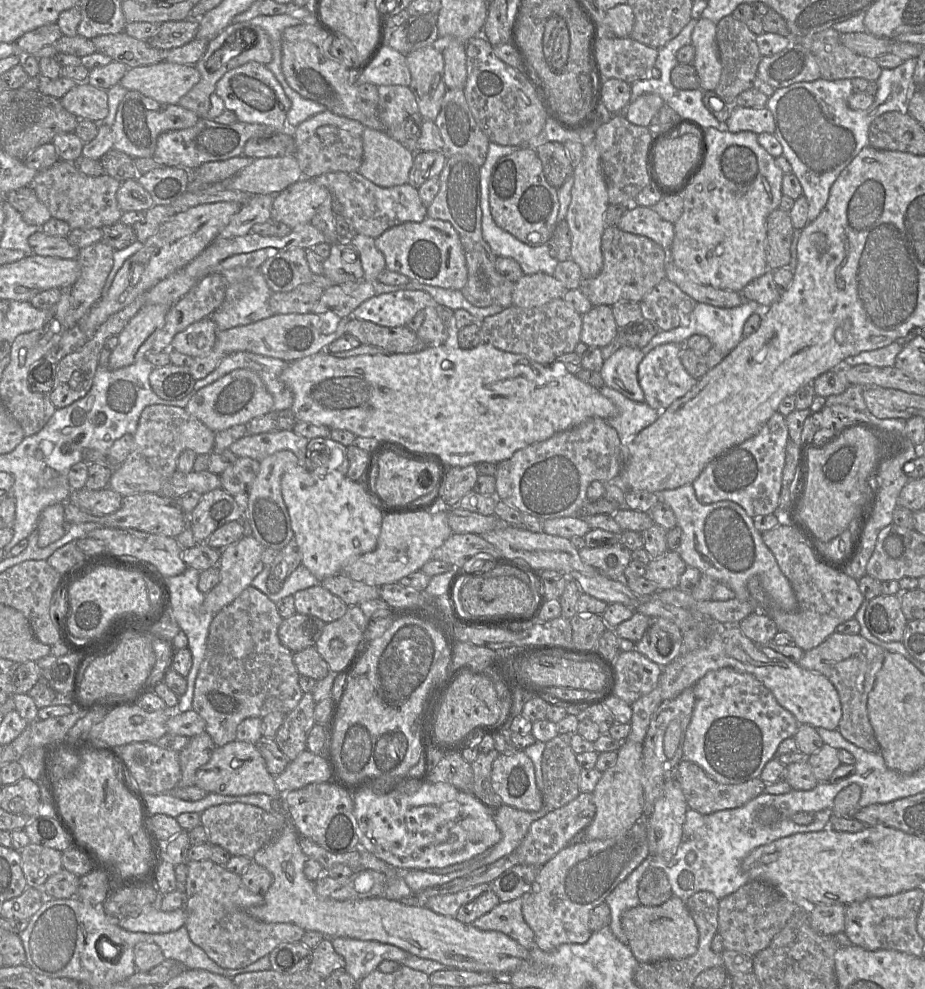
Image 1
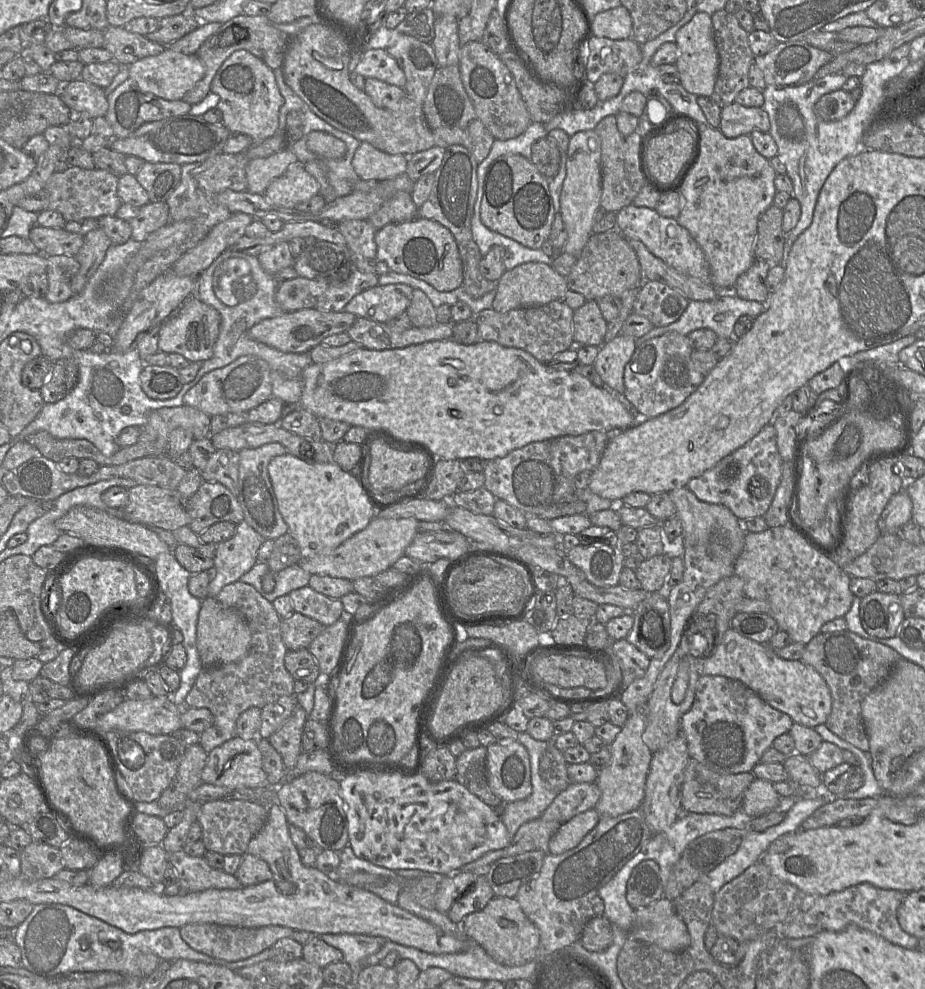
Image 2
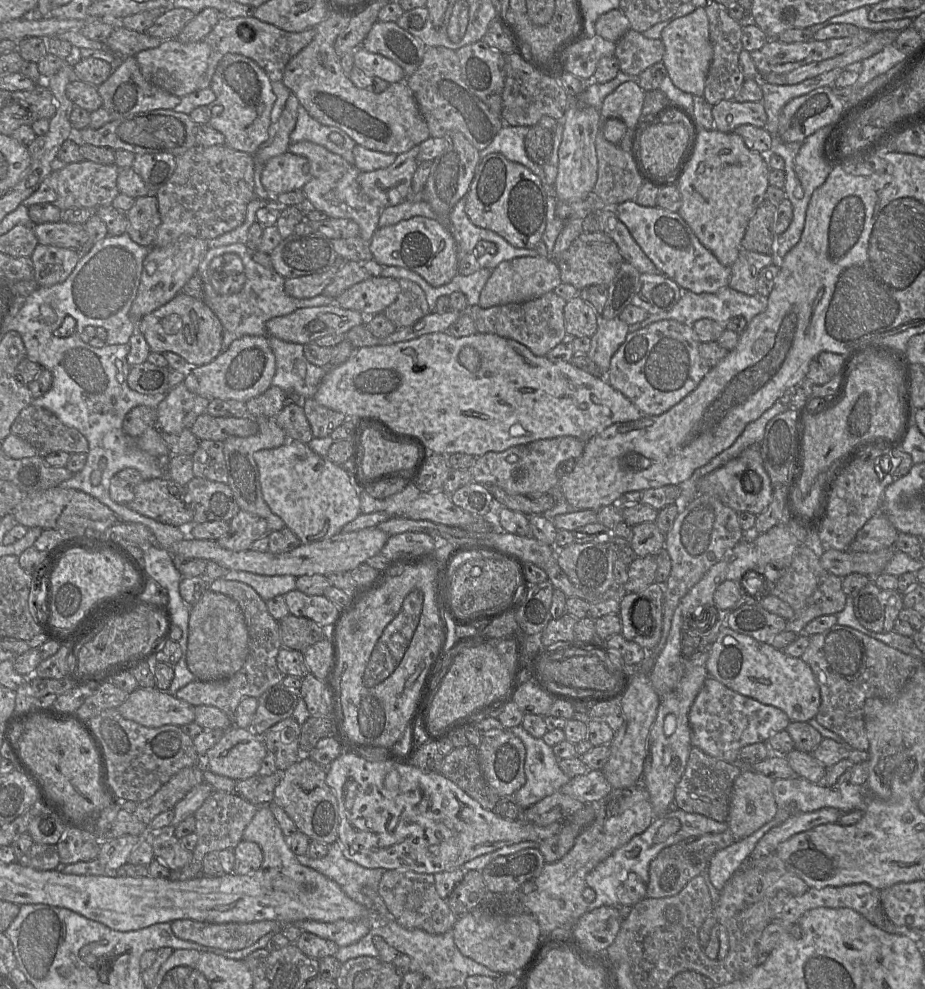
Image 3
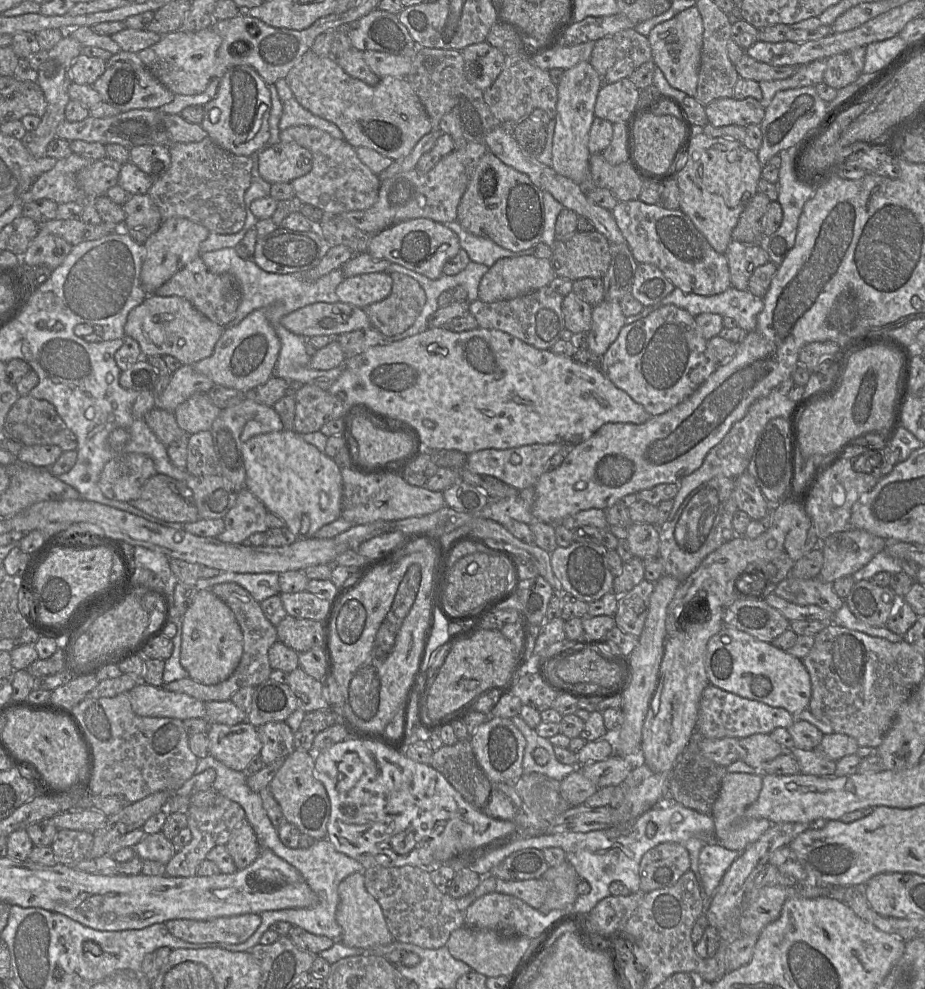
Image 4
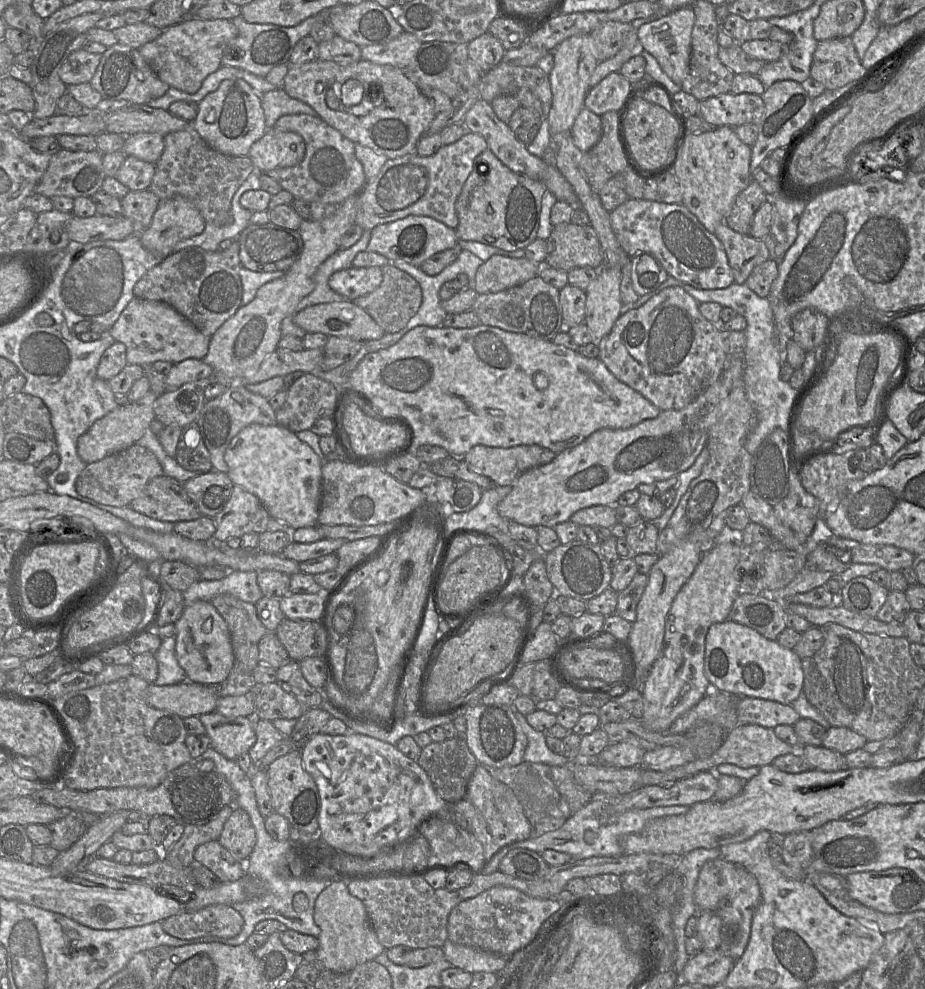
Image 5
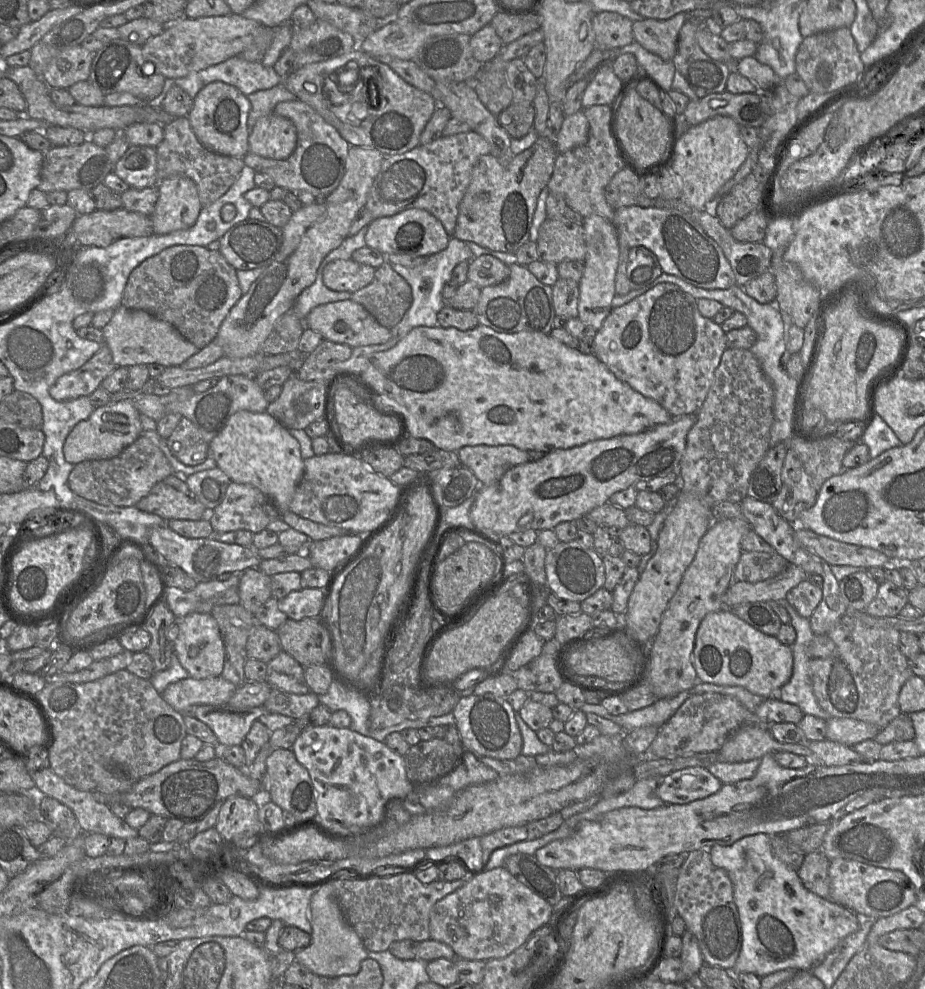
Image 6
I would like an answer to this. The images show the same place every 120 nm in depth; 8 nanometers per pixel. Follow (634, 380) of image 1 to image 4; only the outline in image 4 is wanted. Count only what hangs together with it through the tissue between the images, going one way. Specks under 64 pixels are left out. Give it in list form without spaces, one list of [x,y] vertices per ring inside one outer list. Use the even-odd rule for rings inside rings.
[[[603,300],[594,306],[591,328],[588,332],[588,349],[602,357],[625,325],[625,318],[618,301]]]

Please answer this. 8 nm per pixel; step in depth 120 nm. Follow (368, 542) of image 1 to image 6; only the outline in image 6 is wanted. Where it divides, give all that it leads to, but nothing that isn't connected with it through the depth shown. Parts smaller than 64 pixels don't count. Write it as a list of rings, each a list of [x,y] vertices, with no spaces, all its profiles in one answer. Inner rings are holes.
[[[241,410],[234,413],[228,419],[220,433],[208,443],[208,456],[213,457],[215,459],[217,466],[230,478],[231,481],[242,484],[250,484],[258,488],[265,495],[267,495],[274,503],[276,508],[279,510],[280,518],[282,512],[290,511],[289,506],[295,494],[296,487],[300,483],[304,474],[304,459],[301,456],[300,444],[298,440],[291,435],[288,428],[286,428],[282,423],[280,423],[276,418],[271,416],[268,412],[256,413]]]

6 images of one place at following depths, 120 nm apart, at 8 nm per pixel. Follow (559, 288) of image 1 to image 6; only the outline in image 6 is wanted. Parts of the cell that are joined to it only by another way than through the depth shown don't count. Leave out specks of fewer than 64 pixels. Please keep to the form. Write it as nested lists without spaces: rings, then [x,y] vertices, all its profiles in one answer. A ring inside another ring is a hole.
[[[489,254],[473,258],[468,265],[468,280],[481,289],[503,282],[508,278],[509,273],[510,269],[507,264]]]

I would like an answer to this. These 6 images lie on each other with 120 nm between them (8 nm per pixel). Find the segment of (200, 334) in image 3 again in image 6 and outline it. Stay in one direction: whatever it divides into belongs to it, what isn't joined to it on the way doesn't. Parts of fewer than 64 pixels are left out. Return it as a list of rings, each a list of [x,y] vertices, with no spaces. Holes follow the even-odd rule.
[[[119,306],[110,321],[101,329],[104,344],[109,347],[117,367],[158,363],[164,367],[180,366],[199,349],[186,340],[171,324],[143,310]]]

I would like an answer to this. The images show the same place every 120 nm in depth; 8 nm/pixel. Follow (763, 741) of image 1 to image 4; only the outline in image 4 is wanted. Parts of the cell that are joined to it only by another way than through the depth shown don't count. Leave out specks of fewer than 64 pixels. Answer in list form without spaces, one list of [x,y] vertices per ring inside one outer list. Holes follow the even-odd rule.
[[[708,684],[700,698],[696,731],[708,739],[742,739],[754,734],[770,734],[776,728],[787,729],[794,721],[795,717],[784,708],[772,707]]]

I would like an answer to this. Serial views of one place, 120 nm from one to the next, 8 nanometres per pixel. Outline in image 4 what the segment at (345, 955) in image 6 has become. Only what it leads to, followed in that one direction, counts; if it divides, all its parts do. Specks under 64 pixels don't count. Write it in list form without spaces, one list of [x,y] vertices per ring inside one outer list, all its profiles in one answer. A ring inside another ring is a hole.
[[[354,873],[346,877],[338,886],[339,905],[336,921],[342,928],[340,942],[348,947],[370,949],[393,942],[386,921],[377,900],[365,888],[362,873]]]

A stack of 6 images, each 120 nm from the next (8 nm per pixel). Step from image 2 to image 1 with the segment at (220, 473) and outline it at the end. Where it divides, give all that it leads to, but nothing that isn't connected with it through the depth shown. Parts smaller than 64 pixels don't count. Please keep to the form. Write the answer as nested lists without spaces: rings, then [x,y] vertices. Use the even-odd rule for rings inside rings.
[[[241,456],[219,475],[221,488],[234,498],[243,511],[247,509],[249,491],[259,470],[259,461]]]

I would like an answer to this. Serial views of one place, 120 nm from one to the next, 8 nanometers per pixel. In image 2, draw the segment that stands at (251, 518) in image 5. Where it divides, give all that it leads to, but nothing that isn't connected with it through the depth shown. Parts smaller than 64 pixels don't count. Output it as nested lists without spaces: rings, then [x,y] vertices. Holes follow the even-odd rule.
[[[243,520],[233,537],[217,544],[208,596],[216,597],[223,587],[239,581],[258,562],[257,552],[264,540]]]

